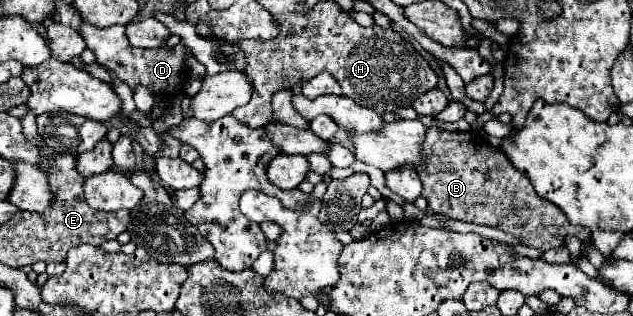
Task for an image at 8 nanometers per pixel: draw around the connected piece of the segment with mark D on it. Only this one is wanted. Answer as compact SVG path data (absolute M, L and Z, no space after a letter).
M87 22L81 24L81 36L87 42L87 48L91 48L97 56L97 64L103 64L107 70L113 70L119 80L123 80L129 88L137 86L147 86L153 96L161 96L165 102L175 100L177 96L185 94L187 82L189 82L189 72L185 66L185 60L193 54L185 50L185 44L177 44L175 48L155 48L155 50L145 50L145 48L133 48L129 46L129 40L125 38L125 26L109 26L109 28L97 28Z

